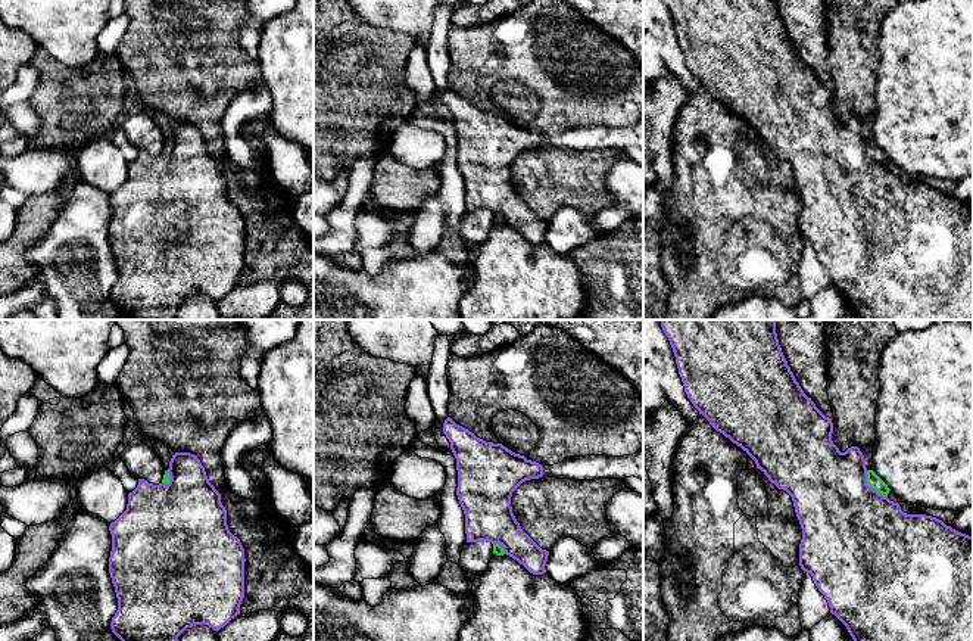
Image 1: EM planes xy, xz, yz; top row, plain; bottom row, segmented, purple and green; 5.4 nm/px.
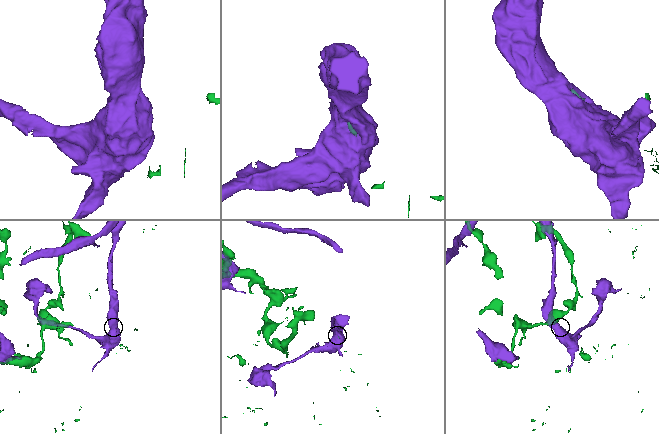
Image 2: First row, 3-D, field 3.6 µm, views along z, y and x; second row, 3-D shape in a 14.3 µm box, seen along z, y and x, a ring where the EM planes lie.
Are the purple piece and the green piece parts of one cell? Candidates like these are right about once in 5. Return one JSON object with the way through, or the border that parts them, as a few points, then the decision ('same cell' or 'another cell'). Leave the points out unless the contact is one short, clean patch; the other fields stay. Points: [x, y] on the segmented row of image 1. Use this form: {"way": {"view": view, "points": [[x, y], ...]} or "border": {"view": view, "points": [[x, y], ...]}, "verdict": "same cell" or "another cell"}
{"verdict": "another cell"}

